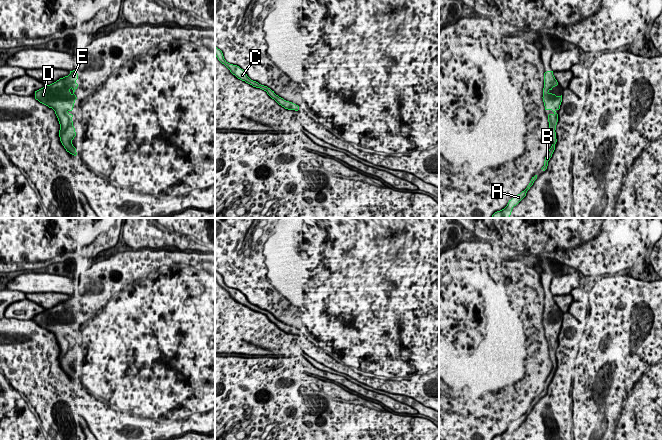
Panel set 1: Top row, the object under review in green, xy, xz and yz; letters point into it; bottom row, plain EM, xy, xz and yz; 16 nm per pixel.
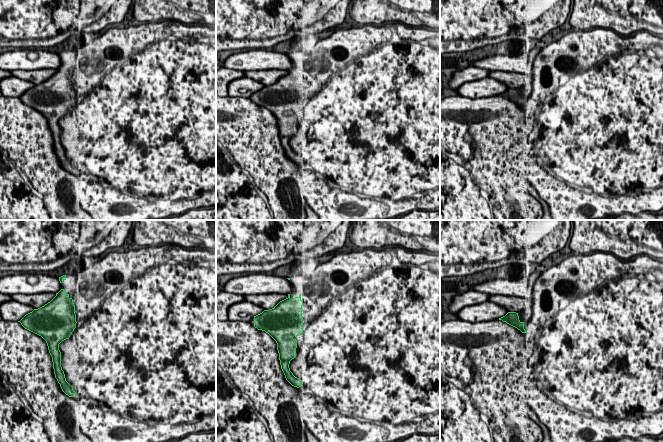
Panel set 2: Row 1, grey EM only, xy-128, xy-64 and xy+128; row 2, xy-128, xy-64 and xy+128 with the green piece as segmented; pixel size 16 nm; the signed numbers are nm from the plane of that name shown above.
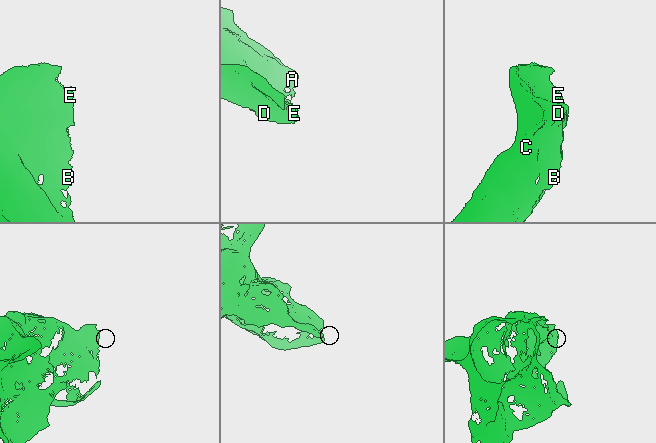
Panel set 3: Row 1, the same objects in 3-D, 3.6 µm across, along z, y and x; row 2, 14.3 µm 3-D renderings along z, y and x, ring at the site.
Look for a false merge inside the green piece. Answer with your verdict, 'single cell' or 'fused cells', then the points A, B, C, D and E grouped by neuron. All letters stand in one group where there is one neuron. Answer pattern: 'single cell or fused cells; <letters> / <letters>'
single cell; A B C D E

